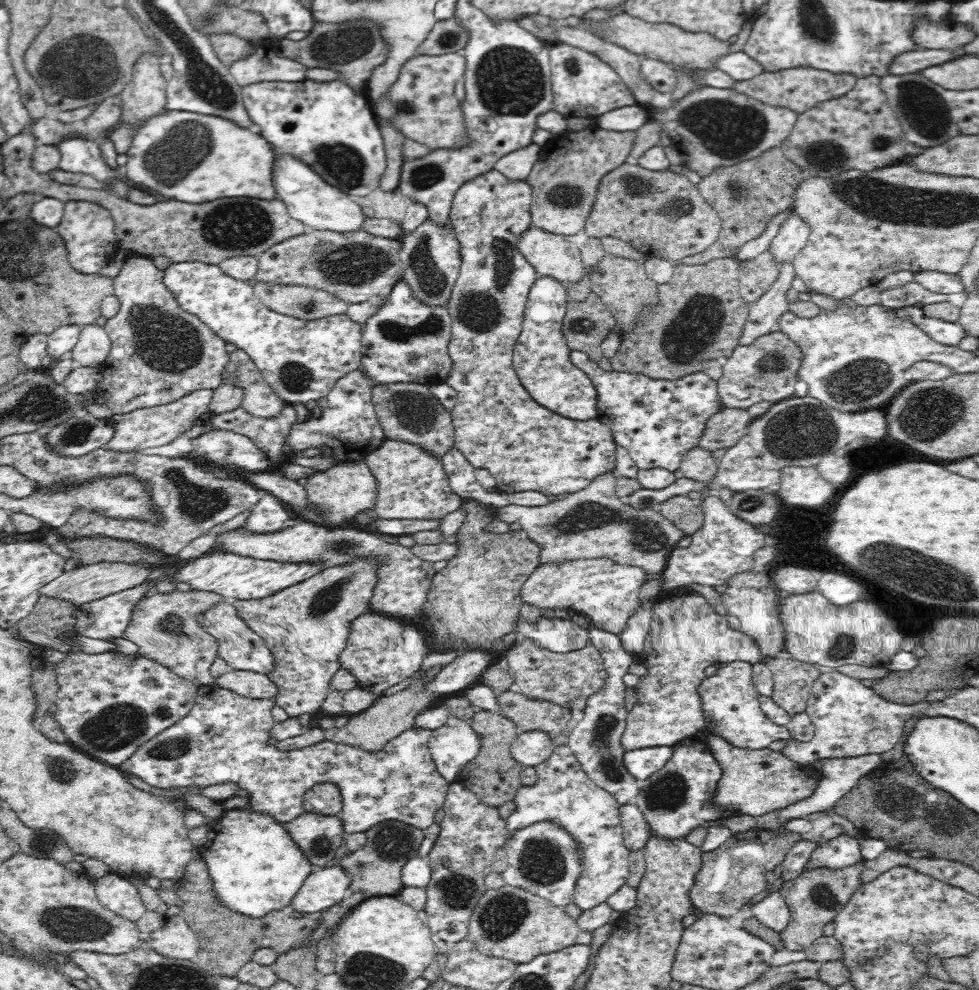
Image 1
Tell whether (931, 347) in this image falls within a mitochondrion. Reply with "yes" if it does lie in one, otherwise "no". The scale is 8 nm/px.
no

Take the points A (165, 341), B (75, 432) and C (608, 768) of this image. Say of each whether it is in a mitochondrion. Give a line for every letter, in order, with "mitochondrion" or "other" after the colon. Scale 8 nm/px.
A: mitochondrion
B: mitochondrion
C: mitochondrion

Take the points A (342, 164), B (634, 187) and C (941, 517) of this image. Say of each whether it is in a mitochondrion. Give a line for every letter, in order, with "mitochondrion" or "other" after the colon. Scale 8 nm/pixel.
A: mitochondrion
B: mitochondrion
C: other

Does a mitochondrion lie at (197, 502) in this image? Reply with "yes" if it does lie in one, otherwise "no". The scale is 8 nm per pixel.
yes

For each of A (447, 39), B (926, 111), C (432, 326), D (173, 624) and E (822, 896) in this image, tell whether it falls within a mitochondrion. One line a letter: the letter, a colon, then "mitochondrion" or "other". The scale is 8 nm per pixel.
A: mitochondrion
B: mitochondrion
C: mitochondrion
D: mitochondrion
E: mitochondrion

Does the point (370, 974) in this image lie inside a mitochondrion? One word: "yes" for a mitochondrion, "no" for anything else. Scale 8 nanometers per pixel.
yes

